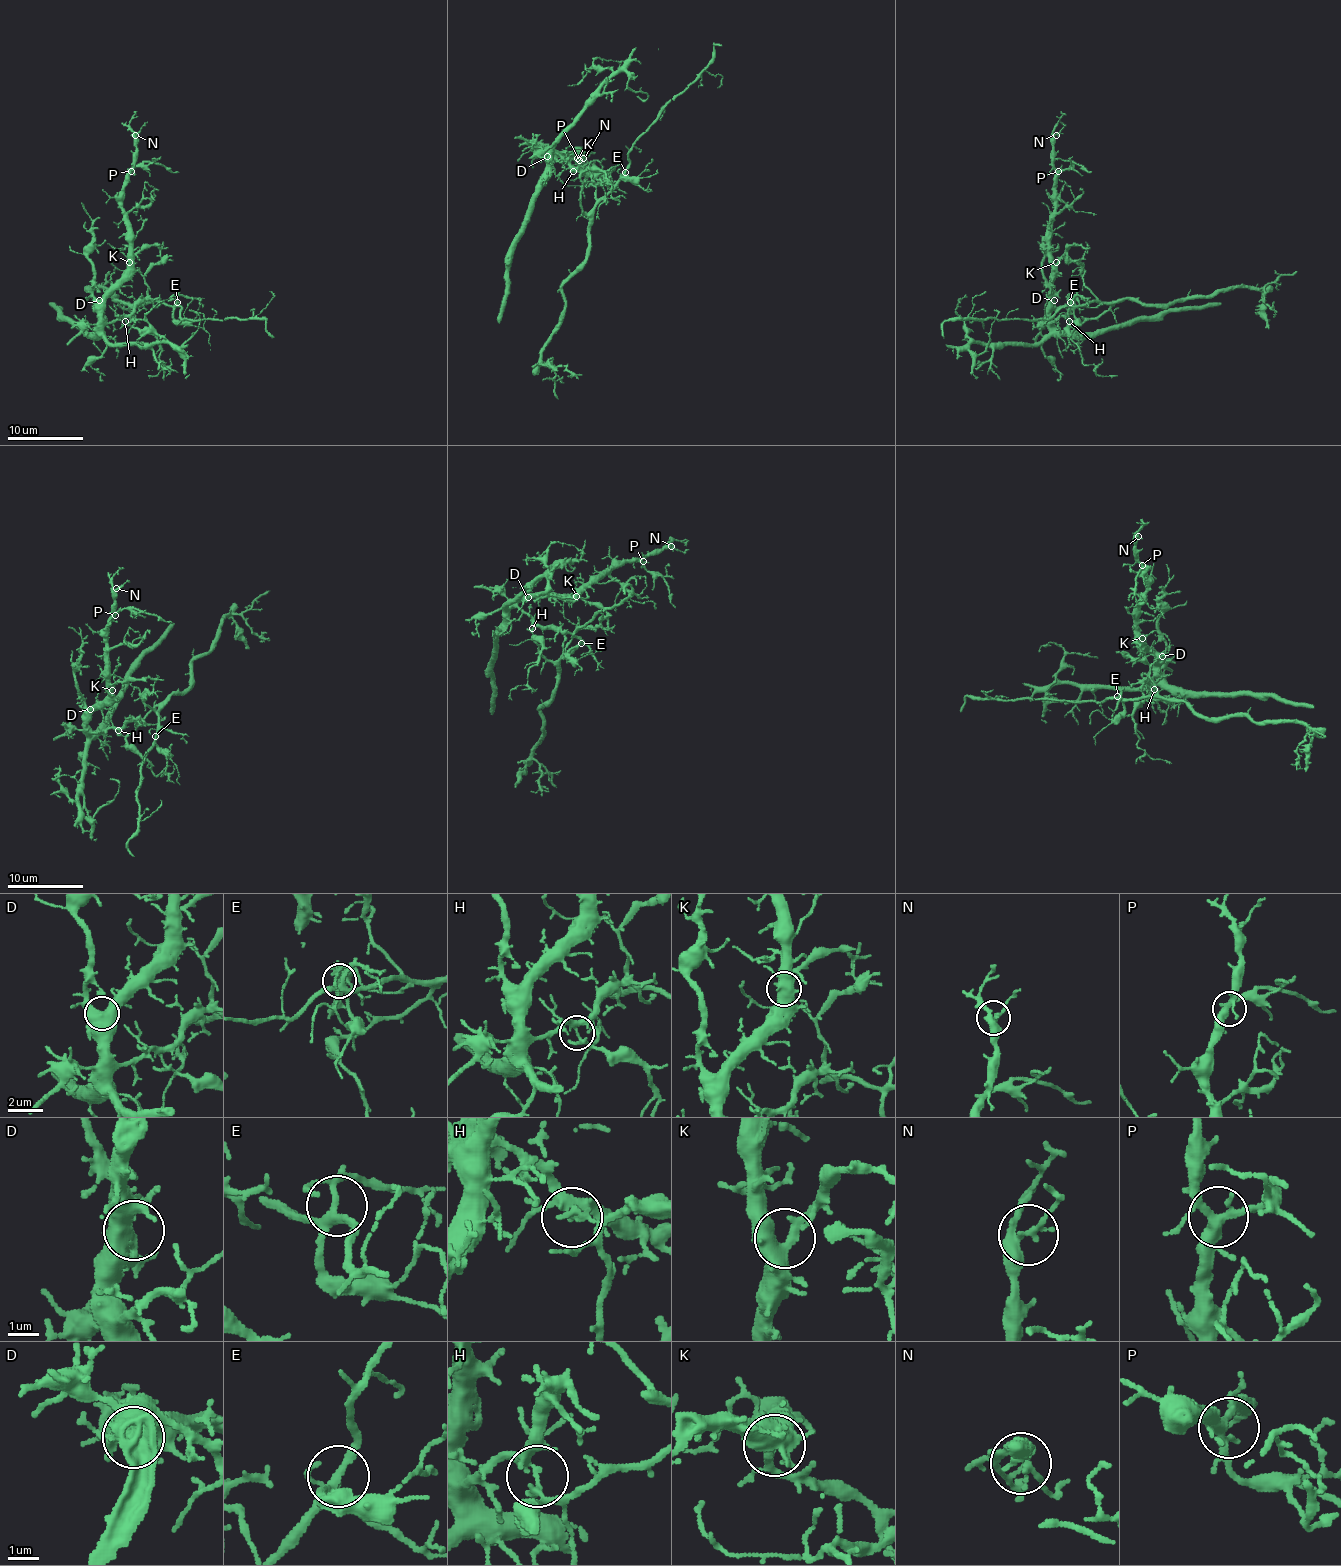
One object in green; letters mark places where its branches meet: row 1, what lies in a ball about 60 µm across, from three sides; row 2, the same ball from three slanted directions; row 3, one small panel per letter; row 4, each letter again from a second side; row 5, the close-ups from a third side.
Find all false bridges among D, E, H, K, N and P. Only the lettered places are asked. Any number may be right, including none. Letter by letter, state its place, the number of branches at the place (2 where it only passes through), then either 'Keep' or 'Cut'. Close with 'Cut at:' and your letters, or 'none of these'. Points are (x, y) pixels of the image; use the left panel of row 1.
D: Place: (99, 300). Branches: 4. Keep
E: Place: (177, 302). Branches: 5. Keep
H: Place: (125, 321). Branches: 5. Cut
K: Place: (129, 262). Branches: 6. Keep
N: Place: (135, 135). Branches: 3. Keep
P: Place: (131, 171). Branches: 5. Keep
Cut at: H

